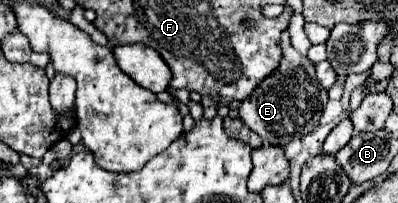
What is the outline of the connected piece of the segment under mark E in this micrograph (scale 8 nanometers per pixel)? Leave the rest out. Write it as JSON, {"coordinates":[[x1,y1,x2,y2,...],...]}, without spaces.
{"coordinates":[[284,32,280,48,280,66,270,76,266,76,238,108,242,122,264,140,264,146,286,146,290,140,308,134,318,124,322,108,328,100,328,94,320,82,308,76,308,58,292,48,288,32]]}

